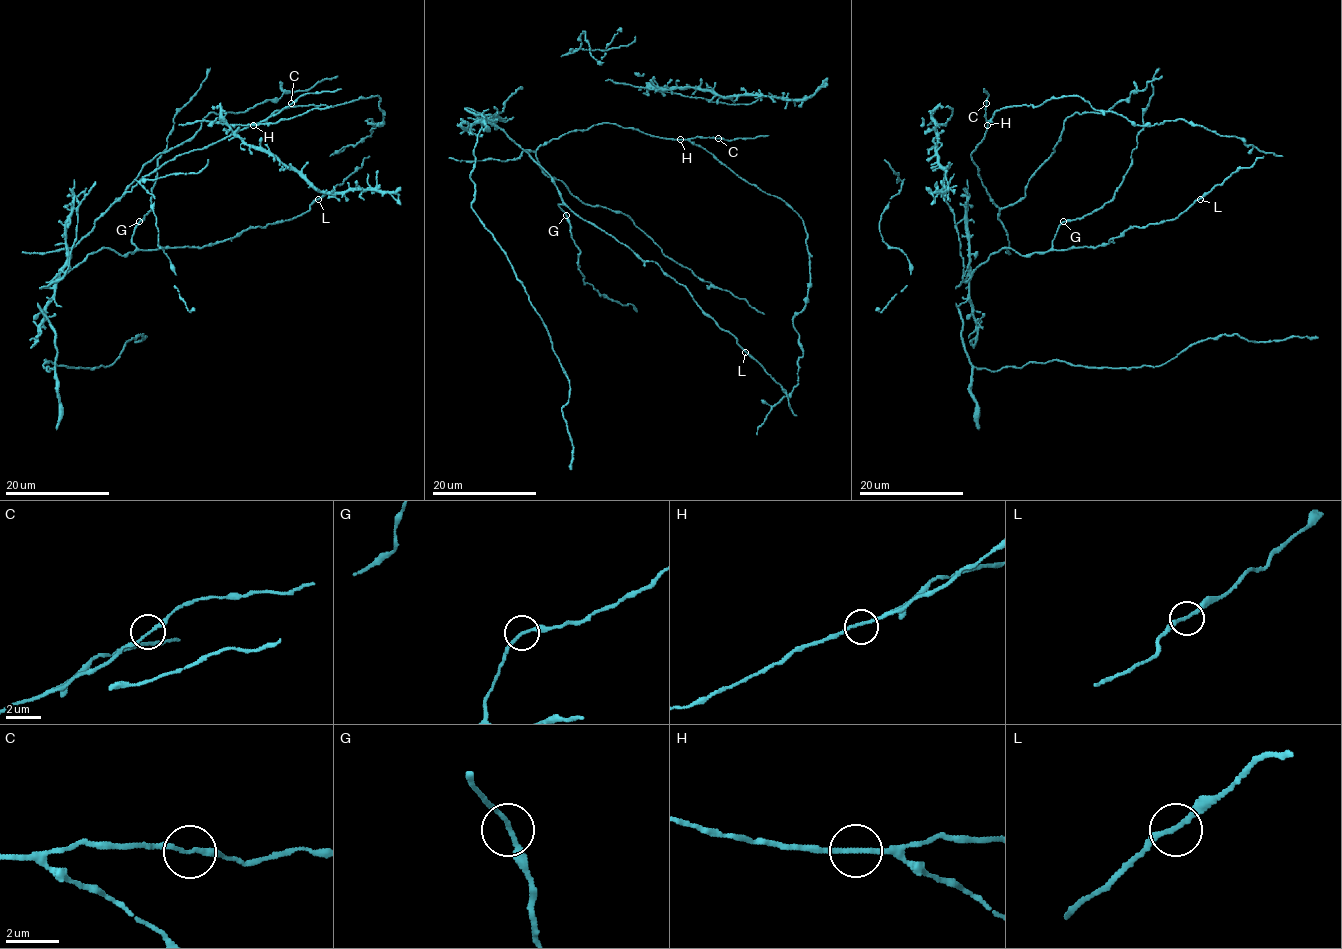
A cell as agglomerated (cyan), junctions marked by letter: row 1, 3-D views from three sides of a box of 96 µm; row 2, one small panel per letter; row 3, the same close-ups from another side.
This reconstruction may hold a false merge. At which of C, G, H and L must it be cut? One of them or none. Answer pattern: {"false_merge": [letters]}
{"false_merge": []}

